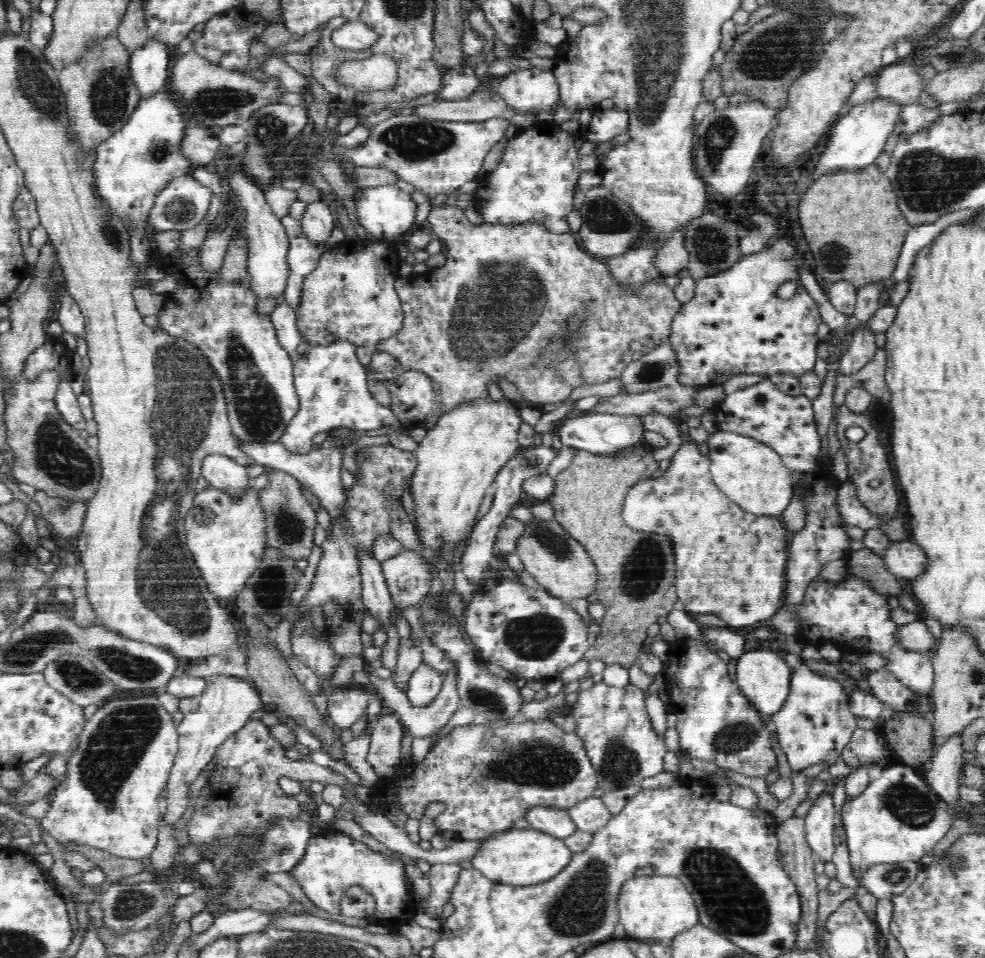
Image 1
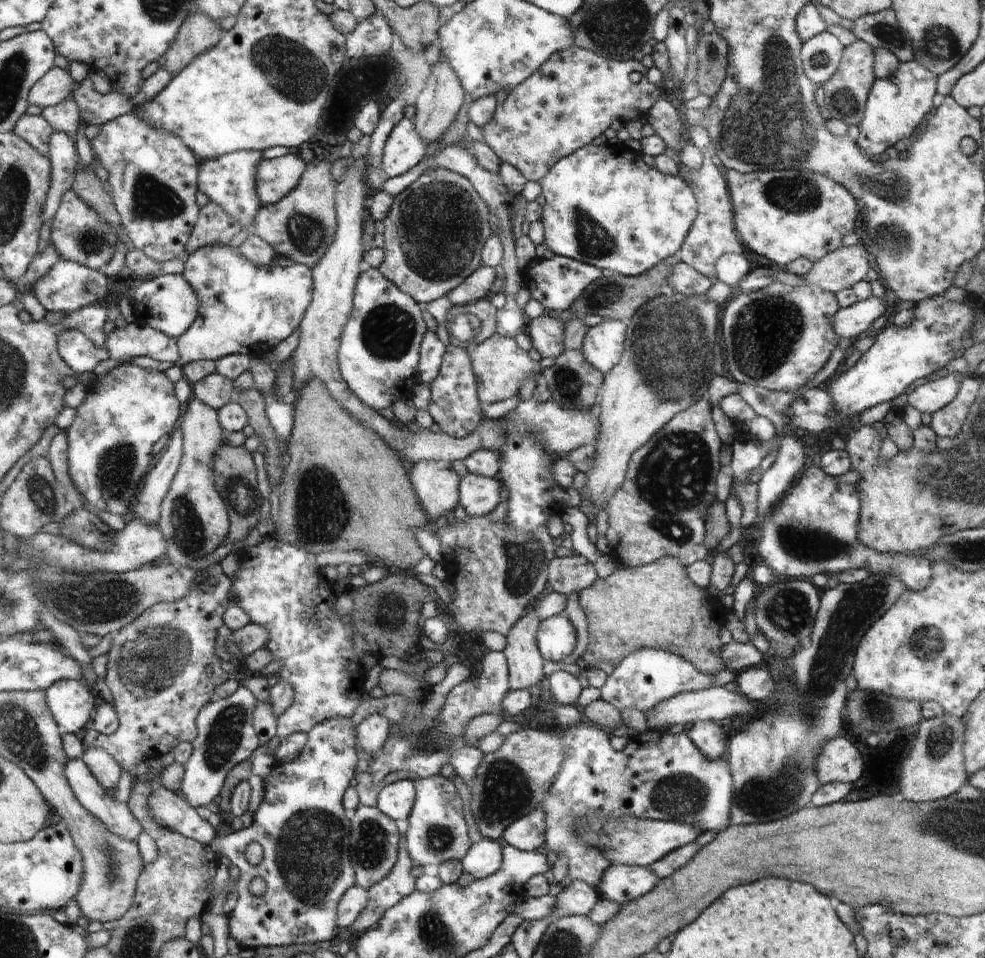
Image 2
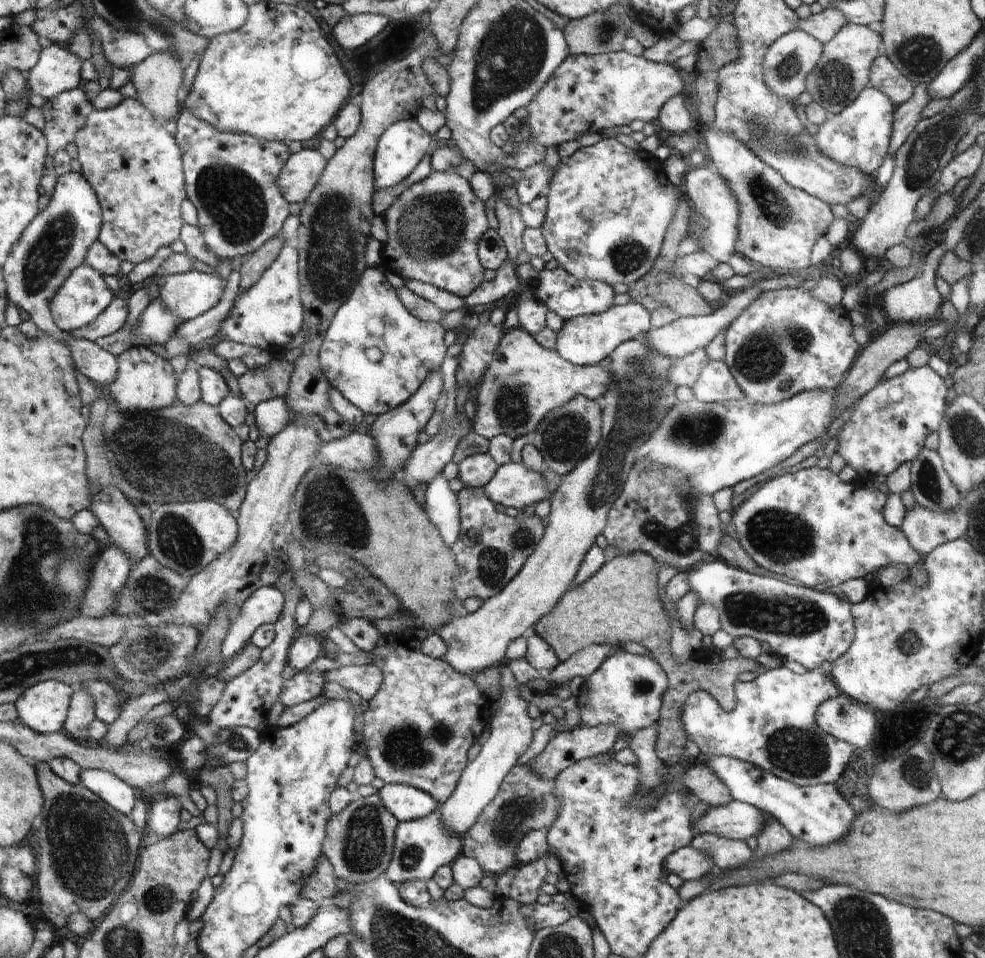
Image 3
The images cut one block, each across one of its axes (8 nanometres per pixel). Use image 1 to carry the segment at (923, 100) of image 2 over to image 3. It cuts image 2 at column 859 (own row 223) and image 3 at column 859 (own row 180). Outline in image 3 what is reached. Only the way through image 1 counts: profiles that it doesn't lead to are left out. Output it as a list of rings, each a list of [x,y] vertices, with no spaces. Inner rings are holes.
[[[872,86],[865,88],[844,111],[831,115],[824,124],[813,129],[817,147],[832,160],[850,168],[857,168],[870,177],[872,172],[880,168],[884,156],[888,154],[890,136],[893,136],[893,122],[896,120],[896,115],[892,112],[893,100],[885,92]]]

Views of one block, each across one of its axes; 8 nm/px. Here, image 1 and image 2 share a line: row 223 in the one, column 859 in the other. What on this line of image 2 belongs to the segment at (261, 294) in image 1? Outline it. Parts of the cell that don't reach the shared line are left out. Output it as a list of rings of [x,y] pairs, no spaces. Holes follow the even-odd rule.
[[[860,243],[837,248],[813,262],[810,272],[803,276],[804,283],[830,292],[852,288],[854,284],[864,280],[866,274],[873,274],[869,262],[870,251]]]

